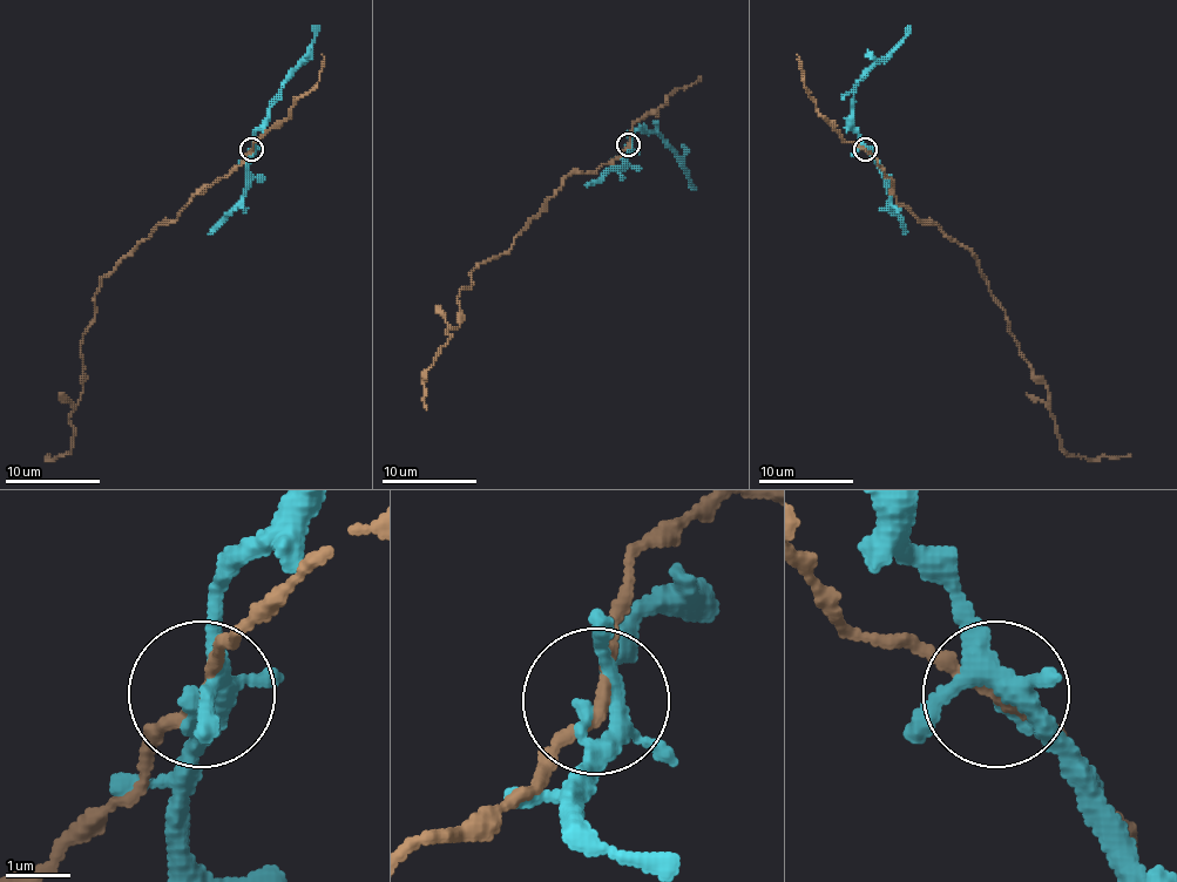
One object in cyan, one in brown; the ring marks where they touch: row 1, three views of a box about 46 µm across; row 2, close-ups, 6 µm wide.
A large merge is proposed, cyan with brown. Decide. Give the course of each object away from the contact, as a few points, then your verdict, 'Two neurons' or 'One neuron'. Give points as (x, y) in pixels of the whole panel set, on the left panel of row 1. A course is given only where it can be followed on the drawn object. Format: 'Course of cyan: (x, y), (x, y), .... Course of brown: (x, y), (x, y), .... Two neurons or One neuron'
Course of cyan: (250, 149), (252, 133), (270, 102), (308, 52), (319, 26). Course of brown: (250, 149), (101, 279), (80, 343), (82, 391), (68, 419), (73, 447), (63, 456), (49, 454). One neuron

